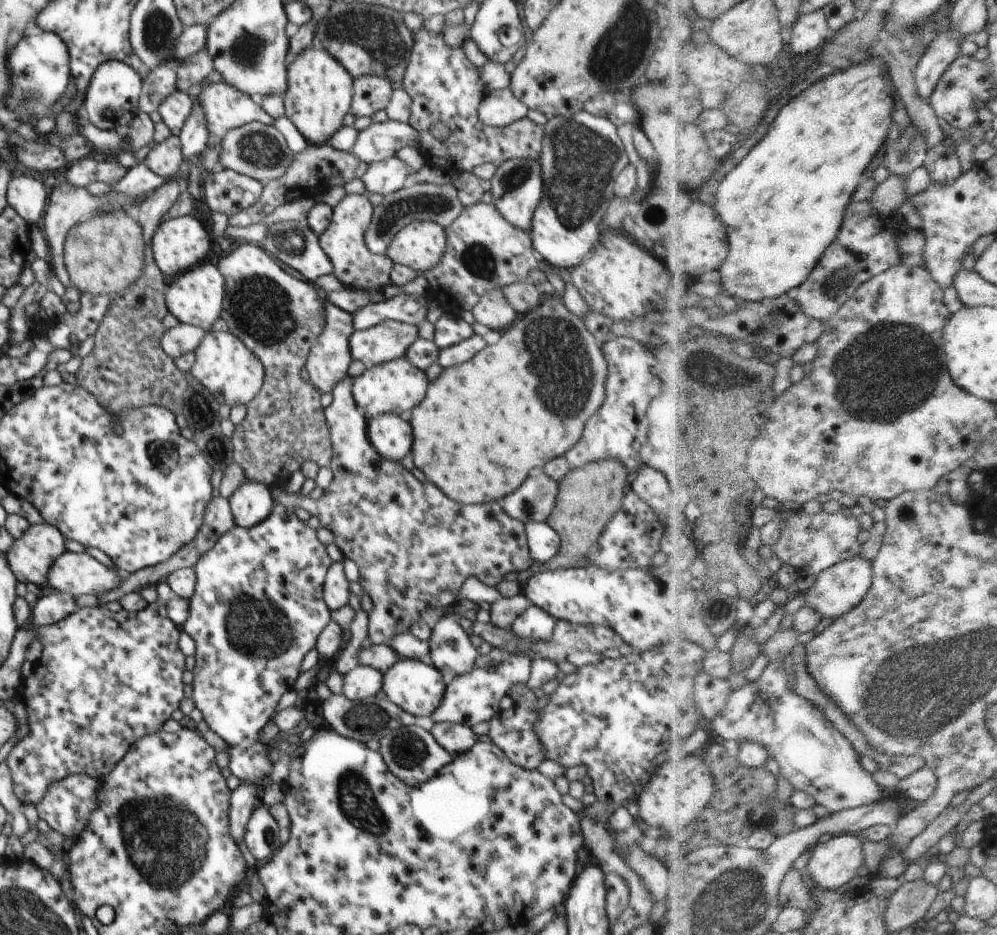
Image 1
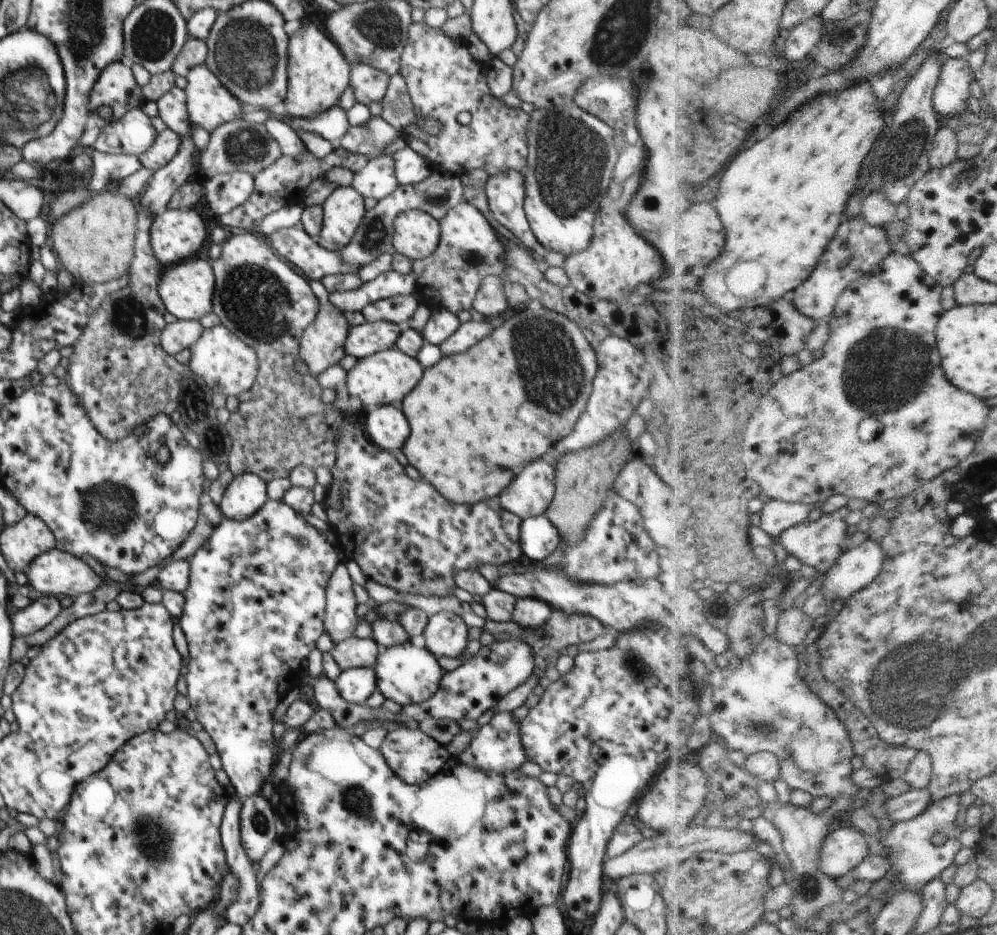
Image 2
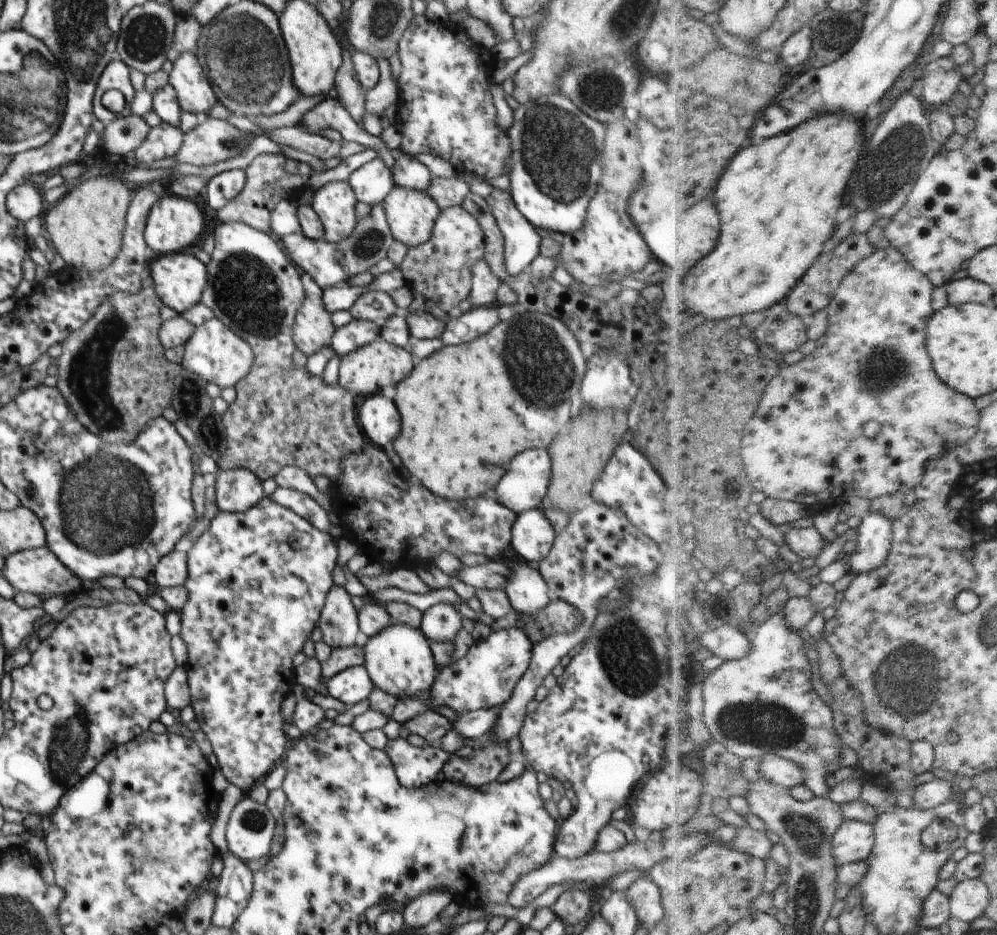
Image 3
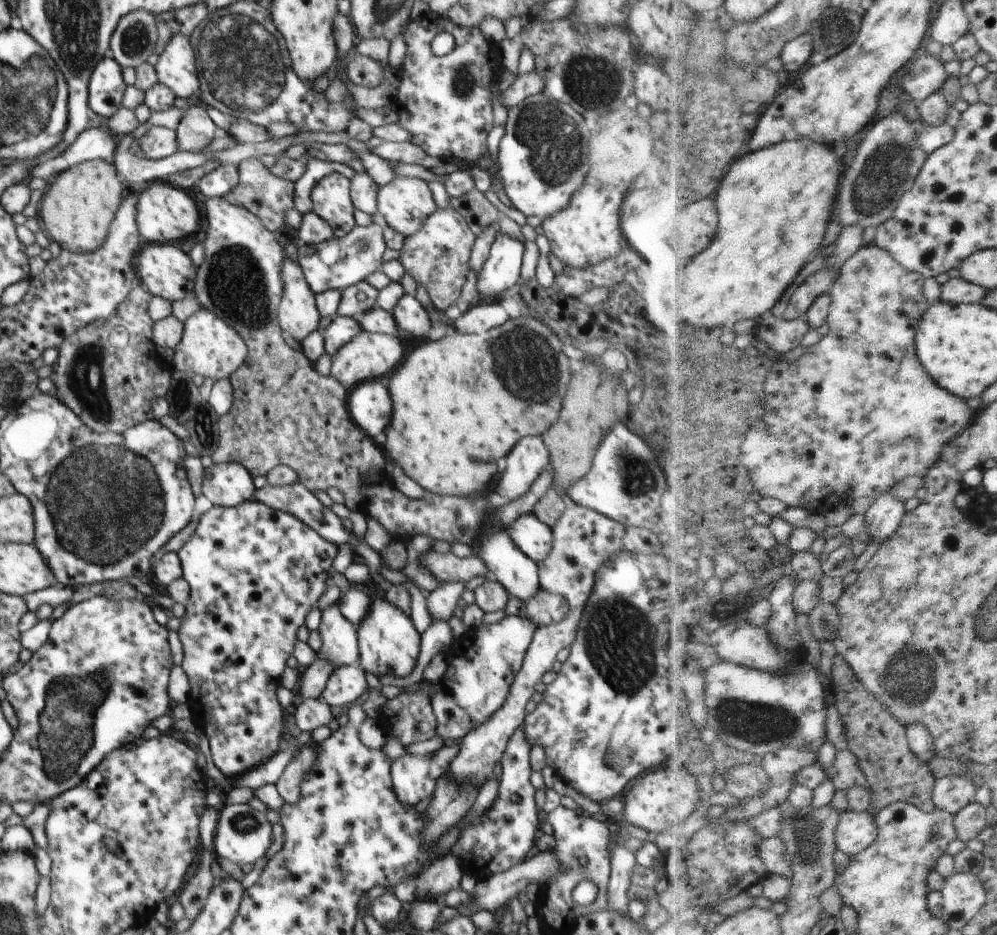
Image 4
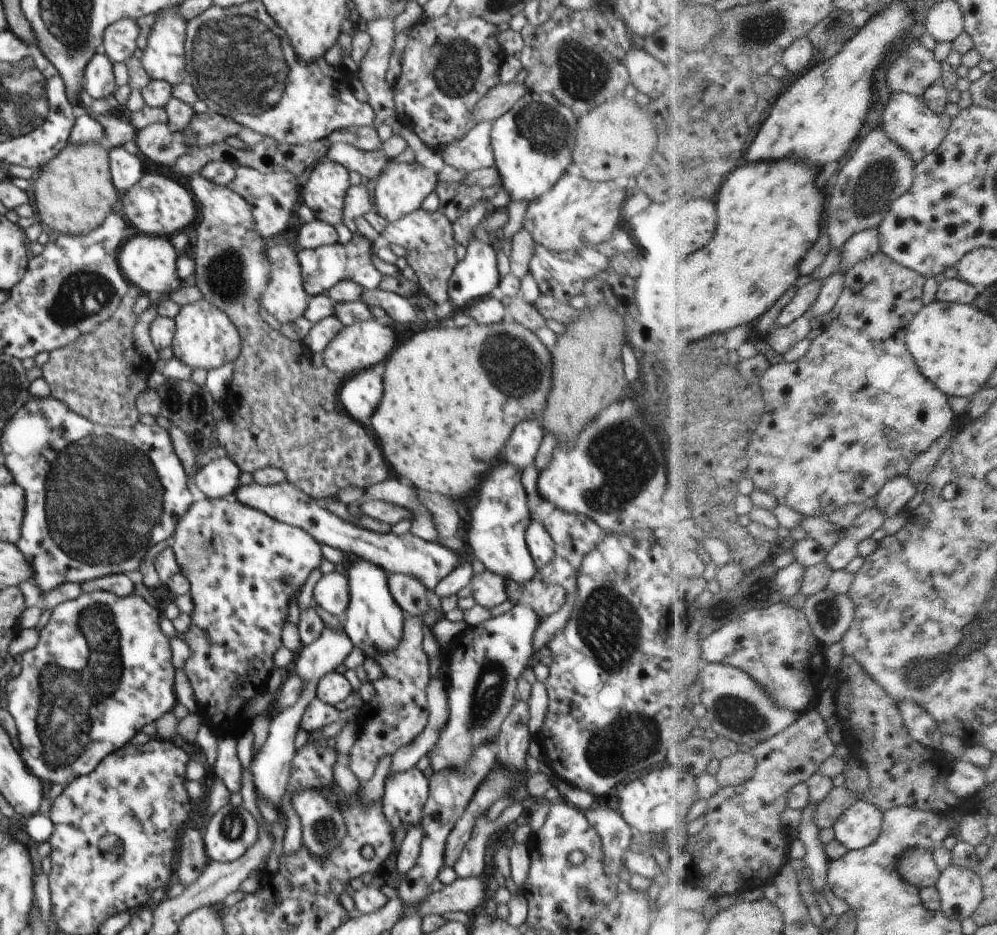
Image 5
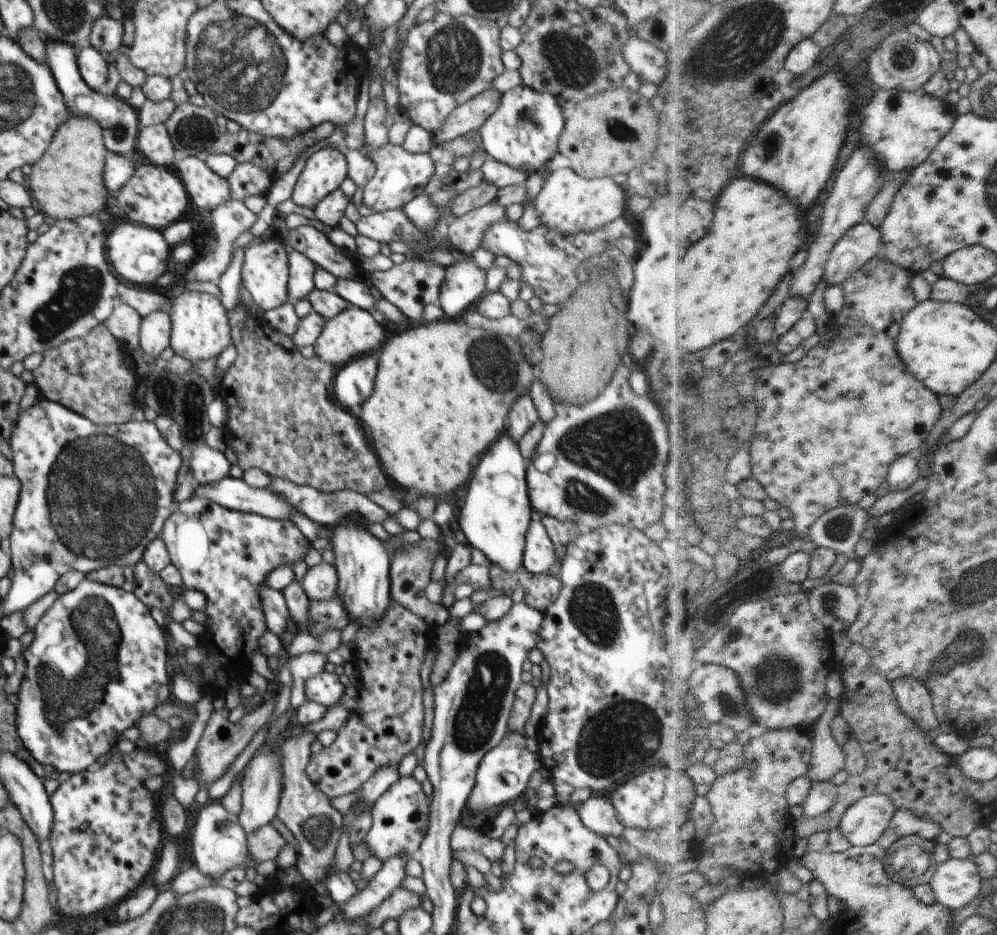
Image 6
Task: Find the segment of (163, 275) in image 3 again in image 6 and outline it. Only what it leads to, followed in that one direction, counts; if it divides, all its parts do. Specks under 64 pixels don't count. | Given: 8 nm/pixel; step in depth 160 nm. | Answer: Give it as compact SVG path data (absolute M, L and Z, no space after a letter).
M126 222L120 224L106 239L107 258L112 263L113 272L121 276L123 282L132 284L154 284L162 274L170 270L167 262L170 260L172 248L166 242L161 231L146 225Z

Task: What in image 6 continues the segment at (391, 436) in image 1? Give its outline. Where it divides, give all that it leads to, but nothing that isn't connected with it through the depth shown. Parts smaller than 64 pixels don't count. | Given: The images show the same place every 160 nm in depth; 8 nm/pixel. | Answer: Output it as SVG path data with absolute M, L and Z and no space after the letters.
M376 353L352 359L335 375L333 380L335 398L347 410L361 407L374 390L377 368Z

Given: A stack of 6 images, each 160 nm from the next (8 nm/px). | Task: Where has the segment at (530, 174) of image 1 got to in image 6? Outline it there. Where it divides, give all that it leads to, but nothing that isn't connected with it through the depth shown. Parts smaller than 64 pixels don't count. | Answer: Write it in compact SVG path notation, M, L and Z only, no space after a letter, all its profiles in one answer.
M464 255L445 270L437 304L450 318L461 318L486 293L486 281L487 272Z

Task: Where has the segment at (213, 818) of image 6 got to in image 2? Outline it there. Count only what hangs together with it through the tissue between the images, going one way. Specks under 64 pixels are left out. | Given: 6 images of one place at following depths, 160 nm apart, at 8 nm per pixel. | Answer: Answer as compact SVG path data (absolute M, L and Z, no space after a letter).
M260 793L246 798L240 808L240 842L249 860L260 861L277 835L275 805Z

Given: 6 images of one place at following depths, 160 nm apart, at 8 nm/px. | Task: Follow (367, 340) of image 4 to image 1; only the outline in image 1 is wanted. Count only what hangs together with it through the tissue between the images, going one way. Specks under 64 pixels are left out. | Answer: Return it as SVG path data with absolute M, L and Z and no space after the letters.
M401 357L366 368L360 376L353 378L352 394L356 405L364 410L367 421L385 413L398 414L406 418L410 410L424 400L428 384L425 372L416 368L405 357Z

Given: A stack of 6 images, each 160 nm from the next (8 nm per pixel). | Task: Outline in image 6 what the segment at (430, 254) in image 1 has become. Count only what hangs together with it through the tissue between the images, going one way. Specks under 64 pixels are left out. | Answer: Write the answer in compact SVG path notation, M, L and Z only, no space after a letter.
M386 142L374 149L369 157L375 162L376 172L364 186L363 203L376 213L404 208L405 204L424 193L432 176L436 176L436 163L430 159L429 153L412 154L402 146Z

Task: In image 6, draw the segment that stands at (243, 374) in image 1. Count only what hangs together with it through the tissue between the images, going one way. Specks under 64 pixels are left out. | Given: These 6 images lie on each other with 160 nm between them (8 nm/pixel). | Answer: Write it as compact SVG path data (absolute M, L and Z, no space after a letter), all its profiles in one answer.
M185 290L182 295L171 300L168 313L171 318L169 346L176 355L193 364L216 359L223 350L233 344L228 311L220 302L219 296Z

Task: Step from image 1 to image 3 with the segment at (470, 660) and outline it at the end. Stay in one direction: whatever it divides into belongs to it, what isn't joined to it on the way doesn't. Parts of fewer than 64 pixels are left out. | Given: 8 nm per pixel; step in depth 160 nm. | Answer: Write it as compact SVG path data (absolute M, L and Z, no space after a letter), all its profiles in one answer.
M438 603L422 612L421 631L431 642L454 642L462 616L450 603Z

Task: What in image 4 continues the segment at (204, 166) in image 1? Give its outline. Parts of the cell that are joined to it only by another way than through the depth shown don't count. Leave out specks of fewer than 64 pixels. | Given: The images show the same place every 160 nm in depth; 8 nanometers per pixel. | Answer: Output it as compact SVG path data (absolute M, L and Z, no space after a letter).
M178 33L171 36L160 60L155 65L155 71L160 83L164 83L176 97L190 98L196 96L200 100L201 84L196 68L196 50L191 45L190 38Z

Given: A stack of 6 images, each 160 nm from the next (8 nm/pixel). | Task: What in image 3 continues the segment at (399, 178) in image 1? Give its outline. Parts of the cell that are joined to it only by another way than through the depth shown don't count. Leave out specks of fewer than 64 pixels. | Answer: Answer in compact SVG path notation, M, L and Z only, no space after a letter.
M380 157L367 160L351 173L348 182L357 202L365 202L371 207L382 203L386 195L396 186L392 171Z

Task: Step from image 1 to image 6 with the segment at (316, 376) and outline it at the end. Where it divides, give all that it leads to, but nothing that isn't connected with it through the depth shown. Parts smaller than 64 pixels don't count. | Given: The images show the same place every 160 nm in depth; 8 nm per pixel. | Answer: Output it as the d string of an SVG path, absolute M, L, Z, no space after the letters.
M281 240L261 242L245 248L245 260L242 266L242 286L253 296L254 302L269 311L277 309L289 300L287 283L289 282L289 254Z

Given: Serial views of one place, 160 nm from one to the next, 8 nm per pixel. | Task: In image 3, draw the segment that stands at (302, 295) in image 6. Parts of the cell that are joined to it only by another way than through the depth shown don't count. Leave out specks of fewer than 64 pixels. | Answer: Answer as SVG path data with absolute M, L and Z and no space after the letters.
M382 203L372 206L370 214L355 224L352 235L340 242L329 243L324 239L315 241L302 237L301 234L300 237L298 234L295 237L286 235L278 240L282 247L288 248L290 258L296 266L308 273L323 290L348 282L352 276L368 271L371 266L387 257L388 249L395 241Z

